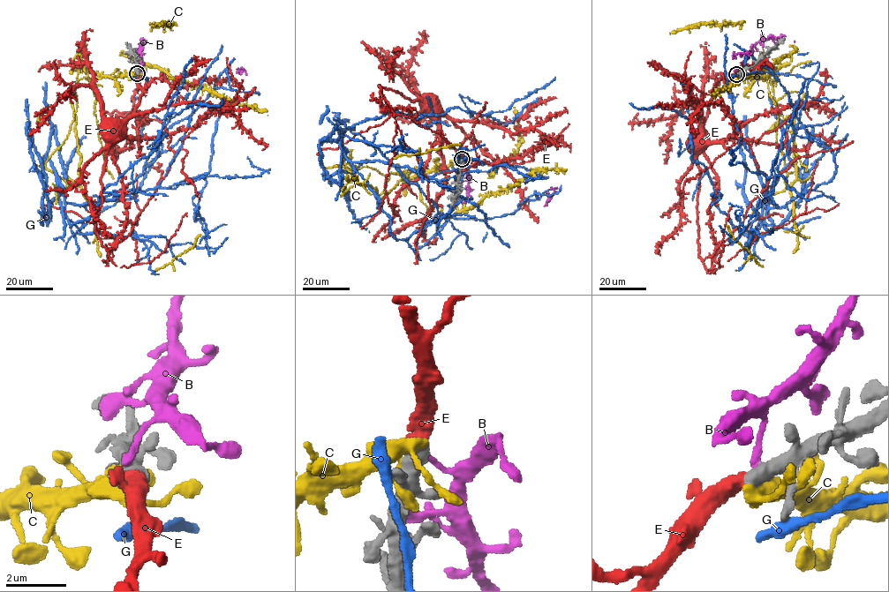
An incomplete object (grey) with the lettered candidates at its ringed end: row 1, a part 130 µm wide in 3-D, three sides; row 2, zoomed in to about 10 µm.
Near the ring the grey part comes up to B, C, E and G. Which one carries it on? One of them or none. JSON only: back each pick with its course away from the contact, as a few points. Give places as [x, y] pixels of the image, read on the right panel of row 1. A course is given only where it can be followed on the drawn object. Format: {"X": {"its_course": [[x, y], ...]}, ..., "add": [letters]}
{"E": {"its_course": [[736, 74], [712, 98], [706, 117], [695, 134], [697, 138]]}, "add": ["E"]}

